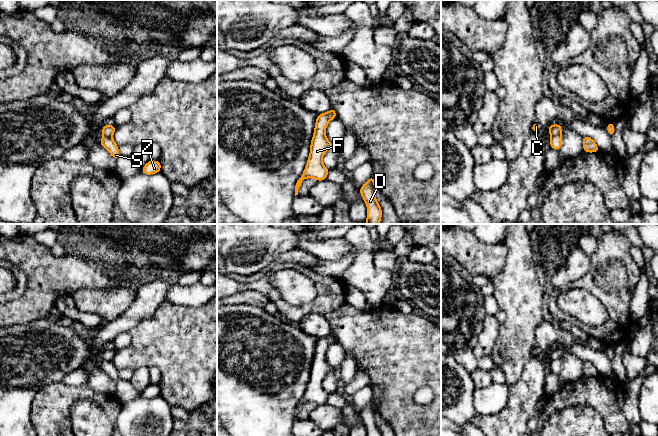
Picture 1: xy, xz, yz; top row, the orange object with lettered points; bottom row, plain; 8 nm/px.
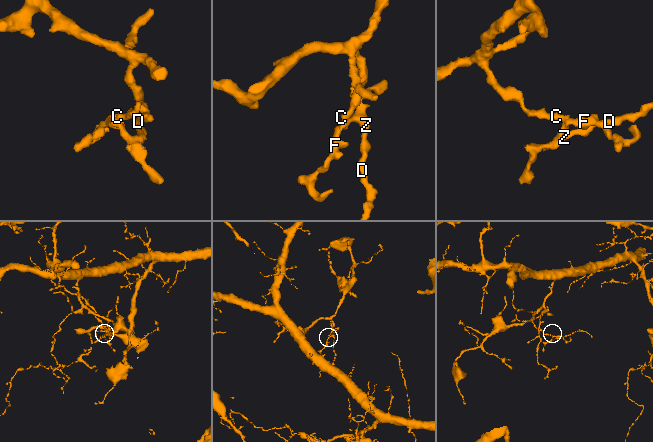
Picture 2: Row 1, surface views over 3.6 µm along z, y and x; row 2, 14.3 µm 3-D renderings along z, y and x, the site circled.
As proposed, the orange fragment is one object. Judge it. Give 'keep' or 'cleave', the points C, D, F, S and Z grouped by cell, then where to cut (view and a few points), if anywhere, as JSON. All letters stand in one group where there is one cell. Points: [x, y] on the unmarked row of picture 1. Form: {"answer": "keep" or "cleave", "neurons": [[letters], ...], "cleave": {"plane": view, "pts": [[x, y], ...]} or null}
{"answer": "cleave", "neurons": [["C"], ["D", "F", "S", "Z"]], "cleave": {"plane": "xy", "pts": [[103, 359], [111, 361]]}}

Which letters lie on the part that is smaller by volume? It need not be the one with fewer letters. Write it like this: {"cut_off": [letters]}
{"cut_off": ["D", "F", "S", "Z"]}

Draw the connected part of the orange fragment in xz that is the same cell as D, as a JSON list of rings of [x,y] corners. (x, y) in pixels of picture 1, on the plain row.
[[[372,399],[369,404],[360,411],[360,419],[367,429],[367,436],[382,436],[379,427],[376,425],[375,418],[376,408],[374,400]]]

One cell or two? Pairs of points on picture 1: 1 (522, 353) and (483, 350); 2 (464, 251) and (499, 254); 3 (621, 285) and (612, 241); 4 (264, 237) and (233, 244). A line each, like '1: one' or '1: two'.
1: two
2: one
3: one
4: one

